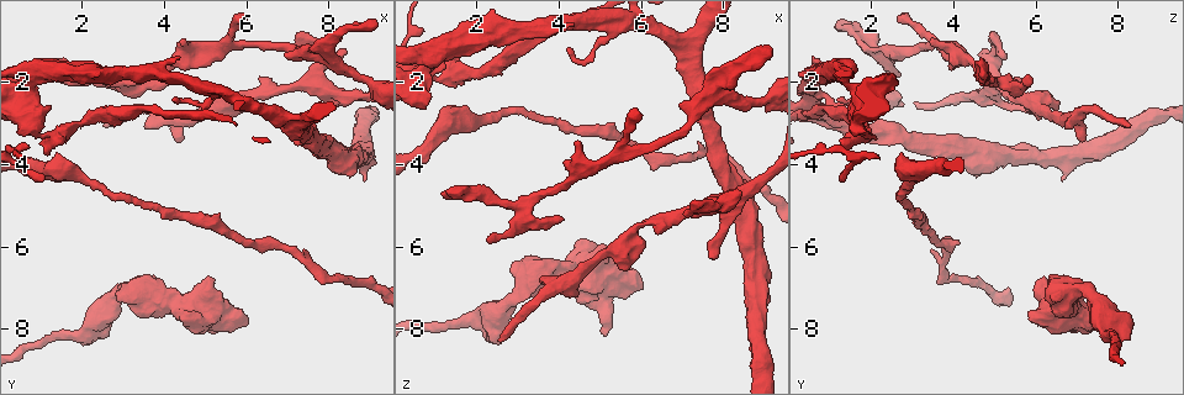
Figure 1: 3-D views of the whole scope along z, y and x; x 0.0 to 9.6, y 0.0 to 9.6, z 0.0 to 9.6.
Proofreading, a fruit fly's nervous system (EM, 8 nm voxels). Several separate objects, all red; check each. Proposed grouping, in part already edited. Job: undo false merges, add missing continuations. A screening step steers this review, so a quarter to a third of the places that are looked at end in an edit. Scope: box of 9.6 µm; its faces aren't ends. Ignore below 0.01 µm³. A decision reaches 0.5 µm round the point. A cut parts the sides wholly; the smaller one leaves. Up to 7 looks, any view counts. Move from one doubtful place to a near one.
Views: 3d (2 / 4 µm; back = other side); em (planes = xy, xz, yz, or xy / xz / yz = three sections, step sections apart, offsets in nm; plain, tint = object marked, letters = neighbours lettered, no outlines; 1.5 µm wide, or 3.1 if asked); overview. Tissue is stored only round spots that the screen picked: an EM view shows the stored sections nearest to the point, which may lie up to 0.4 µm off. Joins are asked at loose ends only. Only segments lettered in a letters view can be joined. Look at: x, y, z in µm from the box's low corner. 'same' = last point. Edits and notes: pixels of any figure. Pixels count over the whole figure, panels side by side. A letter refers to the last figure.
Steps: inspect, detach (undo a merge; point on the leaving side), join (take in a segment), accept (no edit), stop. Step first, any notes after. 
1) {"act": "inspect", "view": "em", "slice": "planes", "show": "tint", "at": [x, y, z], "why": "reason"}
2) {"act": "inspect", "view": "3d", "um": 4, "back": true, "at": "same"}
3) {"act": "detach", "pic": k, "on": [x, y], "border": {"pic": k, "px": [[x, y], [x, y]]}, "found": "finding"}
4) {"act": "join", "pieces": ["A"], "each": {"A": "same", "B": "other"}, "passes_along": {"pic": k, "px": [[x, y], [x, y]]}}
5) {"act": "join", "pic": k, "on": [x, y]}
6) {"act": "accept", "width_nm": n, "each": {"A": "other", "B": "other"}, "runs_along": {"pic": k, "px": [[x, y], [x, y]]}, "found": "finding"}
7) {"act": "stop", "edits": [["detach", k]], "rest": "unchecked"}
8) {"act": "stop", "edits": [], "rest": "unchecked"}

{"act": "inspect", "view": "em", "slice": "xy", "step": 4, "show": "letters", "at": [2.25, 1.85, 5.90], "why": "branch stops here"}

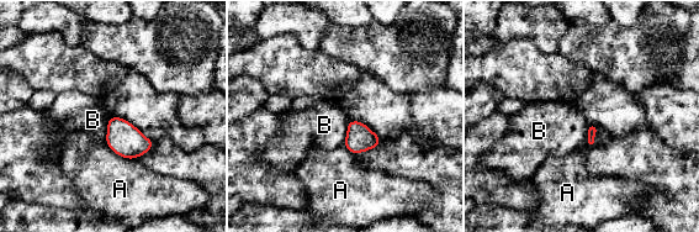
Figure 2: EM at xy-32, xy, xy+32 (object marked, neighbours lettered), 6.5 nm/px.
{"act": "accept", "longest_contact_nm": ["A", 240], "each": {"A": "other", "B": "other"}, "border": {"pic": 2, "px": [[350, 120], [343, 144]]}, "found": "no lettered segment goes on from it"}

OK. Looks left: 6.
{"act": "inspect", "view": "em", "slice": "xy", "step": 8, "show": "tint", "at": [1.45, 3.25, 1.75], "why": "a narrow waist"}

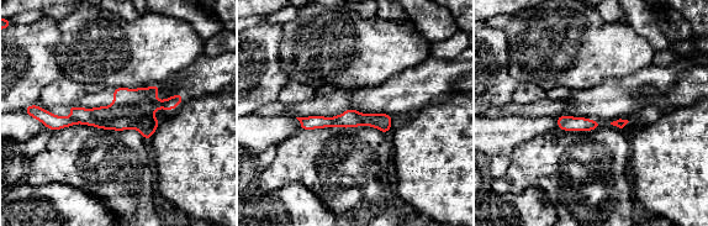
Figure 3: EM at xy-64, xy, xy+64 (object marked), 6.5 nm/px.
{"act": "inspect", "view": "em", "slice": "planes", "show": "letters", "at": "same"}

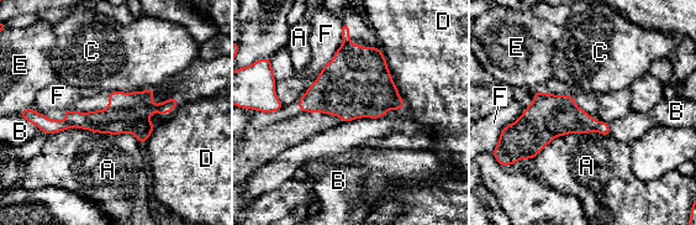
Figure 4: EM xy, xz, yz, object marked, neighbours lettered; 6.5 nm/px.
{"act": "accept", "width_nm": 280, "each": {"A": "other", "B": "other", "C": "other", "D": "other", "E": "other", "F": "other"}, "runs_along": {"pic": 4, "px": [[174, 100], [114, 120], [47, 124]]}, "found": "all the same neuron"}

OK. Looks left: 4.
{"act": "inspect", "view": "em", "slice": "xy", "step": 4, "show": "letters", "at": [2.20, 8.20, 8.25]}

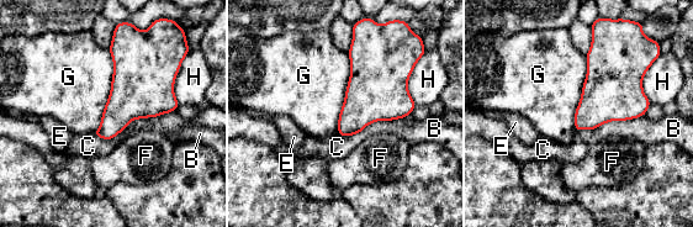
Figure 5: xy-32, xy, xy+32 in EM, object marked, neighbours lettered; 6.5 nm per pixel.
{"act": "accept", "each": {"B": "other", "C": "other", "E": "other", "F": "other", "G": "other", "H": "other"}, "border": {"pic": 5, "px": [[109, 48], [111, 90], [93, 135]]}, "found": "none of them fits"}

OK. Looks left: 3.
{"act": "stop", "edits": [], "rest": "unchecked"}

